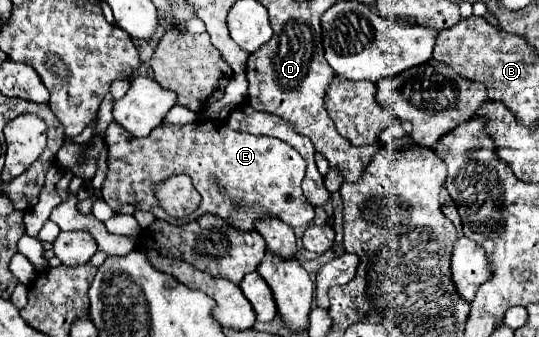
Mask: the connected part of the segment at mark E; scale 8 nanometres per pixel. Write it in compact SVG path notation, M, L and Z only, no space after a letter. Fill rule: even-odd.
M113 120L105 130L105 140L109 144L109 172L101 196L117 212L133 214L135 210L147 210L153 212L155 218L169 220L169 224L185 224L189 222L187 218L195 220L209 212L229 220L241 230L251 230L253 220L265 214L277 216L293 228L313 220L313 206L301 192L305 160L279 138L235 132L221 120L203 120L187 126L163 124L149 136L135 138ZM173 174L187 174L201 194L199 208L181 220L169 218L169 214L163 212L153 190L155 184L161 184ZM123 204L133 208L123 208Z

